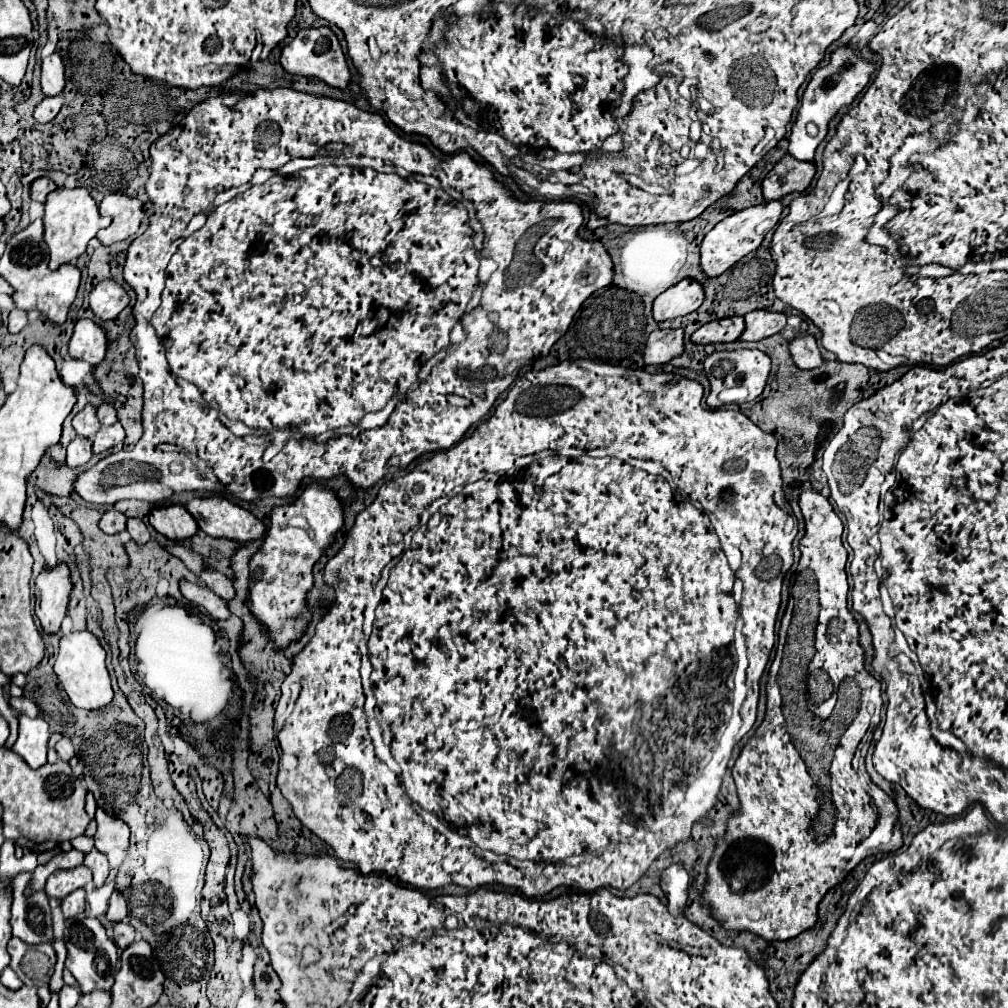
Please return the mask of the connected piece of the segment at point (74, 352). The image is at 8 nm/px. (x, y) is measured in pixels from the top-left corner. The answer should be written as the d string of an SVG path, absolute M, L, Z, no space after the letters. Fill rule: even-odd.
M79 319L69 341L69 355L73 359L83 359L91 365L97 365L105 357L105 347L105 331L91 319Z

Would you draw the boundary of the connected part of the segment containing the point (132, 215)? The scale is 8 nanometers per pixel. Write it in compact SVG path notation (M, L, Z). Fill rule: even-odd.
M121 193L107 195L99 205L99 213L103 217L109 215L113 219L107 229L101 229L97 233L97 239L103 245L113 245L117 241L123 241L123 239L135 235L141 219L145 217L141 201L127 197L127 195L121 195Z

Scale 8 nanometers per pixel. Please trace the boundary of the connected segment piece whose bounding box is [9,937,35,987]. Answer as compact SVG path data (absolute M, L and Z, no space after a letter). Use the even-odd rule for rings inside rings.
M13 937L11 941L9 941L9 955L11 955L11 969L23 979L23 983L25 985L35 985L35 981L31 981L29 977L25 977L25 973L21 971L21 967L19 967L19 963L21 963L21 959L23 959L23 953L25 953L25 949L31 949L33 945L27 945L27 943L23 943L21 939L17 939L17 937Z

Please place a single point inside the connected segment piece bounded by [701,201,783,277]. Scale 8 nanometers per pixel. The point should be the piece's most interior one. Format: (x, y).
(734, 237)

